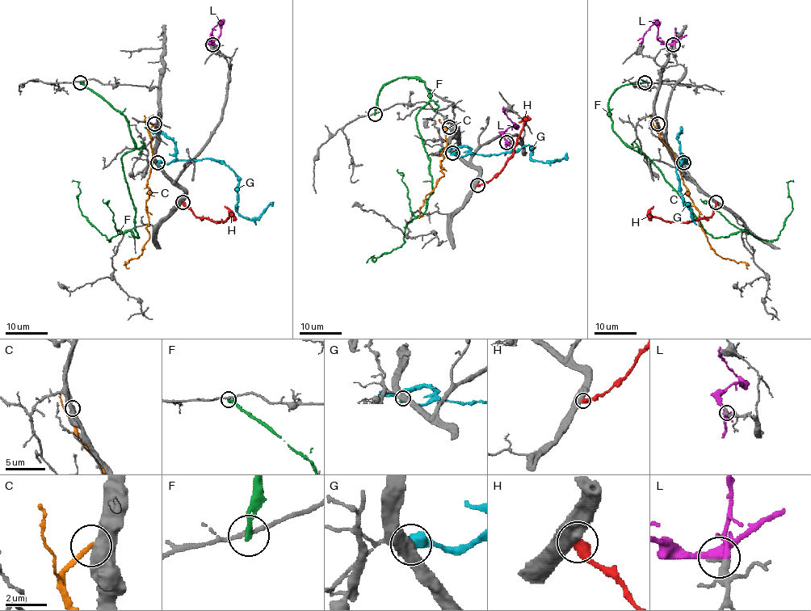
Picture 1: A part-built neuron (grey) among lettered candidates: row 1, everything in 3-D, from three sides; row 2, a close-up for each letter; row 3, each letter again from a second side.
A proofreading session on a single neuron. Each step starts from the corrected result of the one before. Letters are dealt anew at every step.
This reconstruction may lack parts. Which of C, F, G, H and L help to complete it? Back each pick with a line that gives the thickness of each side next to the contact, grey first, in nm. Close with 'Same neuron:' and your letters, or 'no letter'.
Same neuron: no letter

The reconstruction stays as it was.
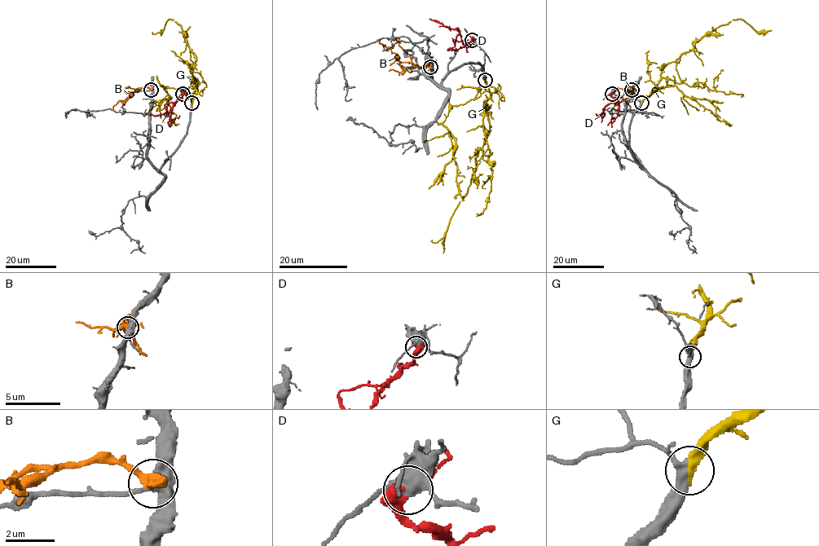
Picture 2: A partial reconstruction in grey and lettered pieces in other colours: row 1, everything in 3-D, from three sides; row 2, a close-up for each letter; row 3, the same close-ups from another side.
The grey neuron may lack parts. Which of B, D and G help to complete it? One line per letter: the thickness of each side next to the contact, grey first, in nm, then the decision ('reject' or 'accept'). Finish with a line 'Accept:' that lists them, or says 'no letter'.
B: calibres 440 and 600 nm; reject
D: calibres 440 and 360 nm; reject
G: calibres 320 and 400 nm; accept
Accept: G

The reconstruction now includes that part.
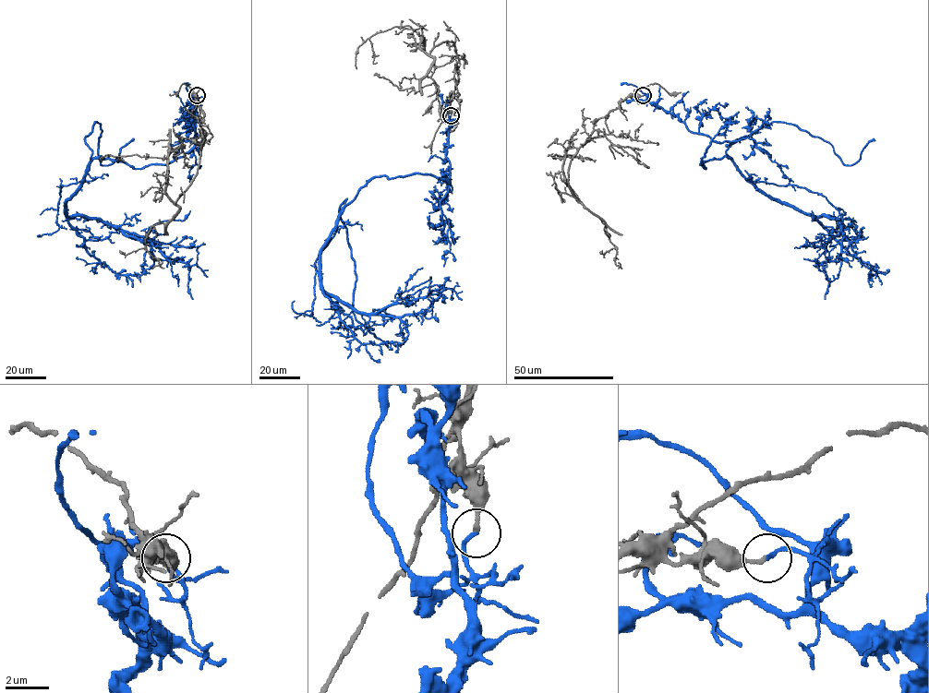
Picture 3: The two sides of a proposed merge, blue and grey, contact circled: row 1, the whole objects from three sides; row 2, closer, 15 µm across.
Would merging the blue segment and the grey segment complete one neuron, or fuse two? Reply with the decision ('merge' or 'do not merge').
do not merge

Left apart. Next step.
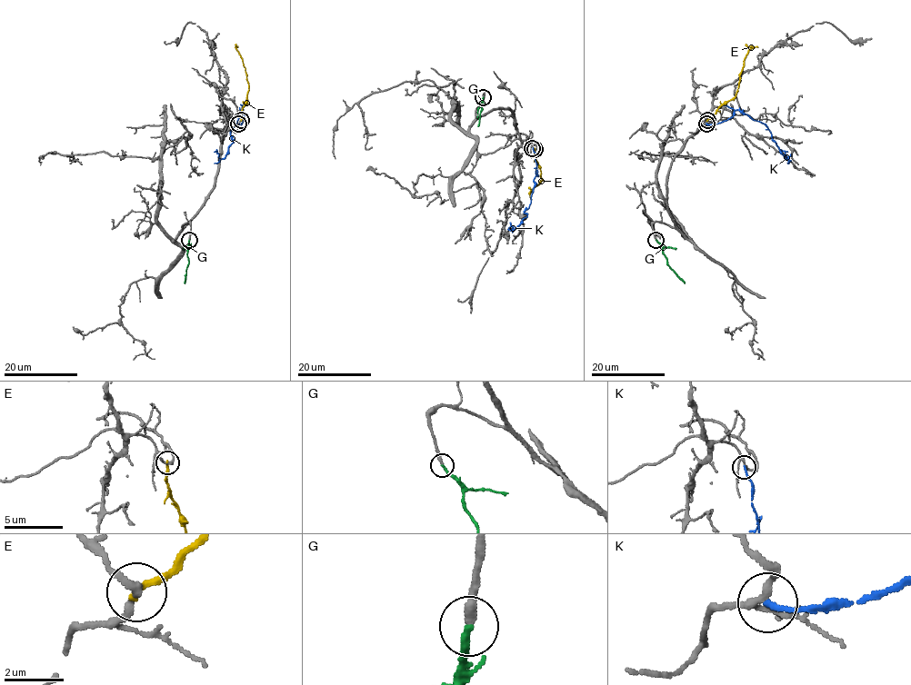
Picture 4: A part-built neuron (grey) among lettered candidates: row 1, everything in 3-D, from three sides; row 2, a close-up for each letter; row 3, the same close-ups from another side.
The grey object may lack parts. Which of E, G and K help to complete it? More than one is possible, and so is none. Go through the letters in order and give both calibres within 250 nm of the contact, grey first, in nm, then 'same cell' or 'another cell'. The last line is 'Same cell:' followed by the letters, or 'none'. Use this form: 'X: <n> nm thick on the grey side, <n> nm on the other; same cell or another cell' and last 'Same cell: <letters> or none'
E: 220 nm thick on the grey side, 240 nm on the other; another cell
G: 320 nm thick on the grey side, 240 nm on the other; same cell
K: 180 nm thick on the grey side, 170 nm on the other; another cell
Same cell: G

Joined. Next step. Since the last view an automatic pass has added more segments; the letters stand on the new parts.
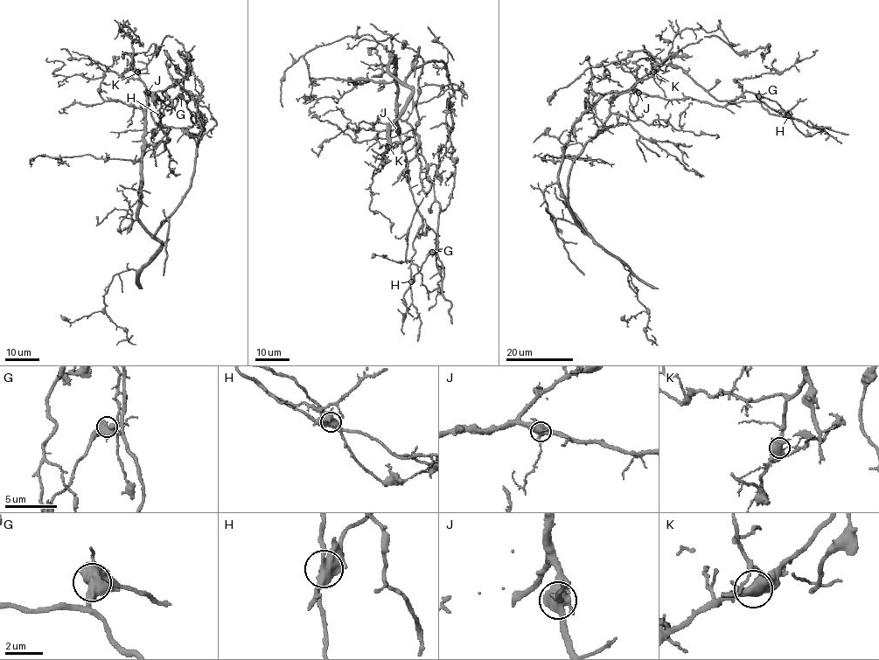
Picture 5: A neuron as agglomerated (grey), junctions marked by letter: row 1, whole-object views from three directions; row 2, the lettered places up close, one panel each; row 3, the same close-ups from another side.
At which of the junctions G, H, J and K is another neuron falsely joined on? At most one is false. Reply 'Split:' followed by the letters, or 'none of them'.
Split: none of them

